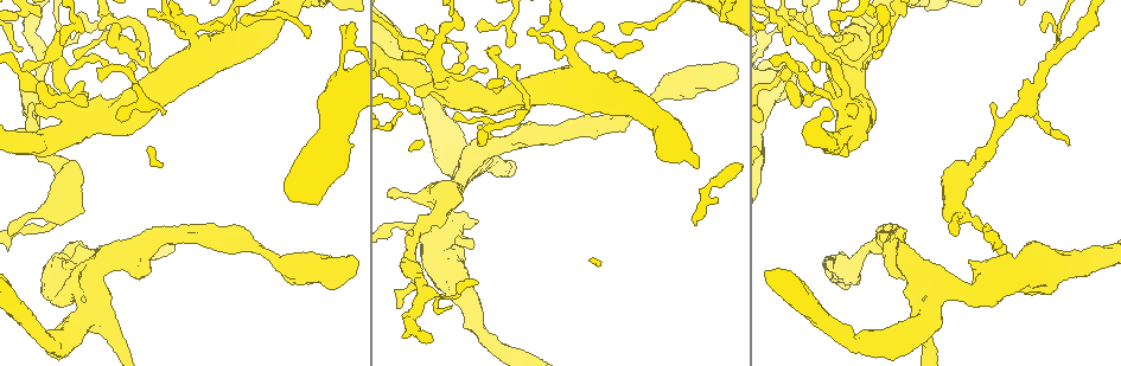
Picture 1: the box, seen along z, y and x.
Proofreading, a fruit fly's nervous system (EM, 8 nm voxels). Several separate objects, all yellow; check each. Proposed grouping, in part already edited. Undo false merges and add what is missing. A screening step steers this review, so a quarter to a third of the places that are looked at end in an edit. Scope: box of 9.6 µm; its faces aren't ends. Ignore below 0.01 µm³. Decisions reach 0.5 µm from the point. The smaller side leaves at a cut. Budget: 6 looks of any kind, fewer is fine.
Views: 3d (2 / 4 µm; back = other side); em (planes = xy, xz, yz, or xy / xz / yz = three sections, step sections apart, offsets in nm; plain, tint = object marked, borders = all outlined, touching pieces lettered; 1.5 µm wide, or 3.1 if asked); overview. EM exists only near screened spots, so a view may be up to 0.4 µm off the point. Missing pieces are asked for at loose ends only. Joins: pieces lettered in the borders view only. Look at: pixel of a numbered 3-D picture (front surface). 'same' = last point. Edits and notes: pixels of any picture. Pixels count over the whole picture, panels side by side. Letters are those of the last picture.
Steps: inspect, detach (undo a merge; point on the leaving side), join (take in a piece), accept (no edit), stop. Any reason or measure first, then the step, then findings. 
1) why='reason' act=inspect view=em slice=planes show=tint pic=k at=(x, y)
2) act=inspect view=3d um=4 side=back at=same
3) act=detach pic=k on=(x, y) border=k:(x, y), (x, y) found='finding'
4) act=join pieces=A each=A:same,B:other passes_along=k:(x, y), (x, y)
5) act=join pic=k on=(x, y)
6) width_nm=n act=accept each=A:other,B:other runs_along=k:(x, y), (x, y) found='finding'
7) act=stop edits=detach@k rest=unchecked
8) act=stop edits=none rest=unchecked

why='stops while still wide' act=inspect view=em slice=xy step=8 show=tint pic=1 at=(476, 222)

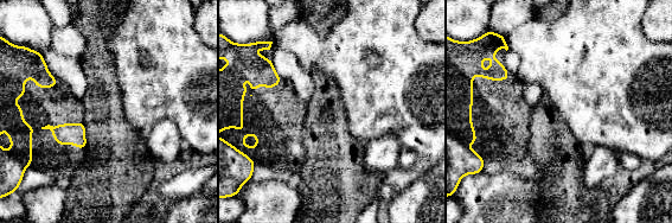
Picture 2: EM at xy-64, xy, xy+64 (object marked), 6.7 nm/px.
why='cut it another way' act=inspect view=em slice=planes show=borders at=same

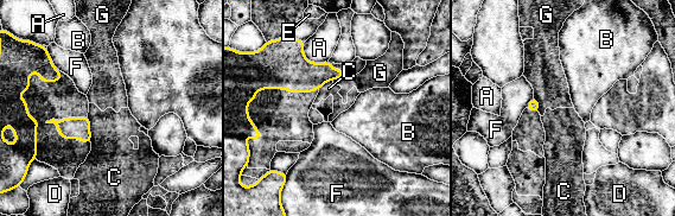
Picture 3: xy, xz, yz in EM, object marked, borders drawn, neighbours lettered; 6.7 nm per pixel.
longest_contact=A:220nm act=accept each=A:other,B:other,C:other,D:other,E:other,F:other,G:other found='none of them fits'

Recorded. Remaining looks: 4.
why='thick end' act=inspect view=3d um=4 side=back pic=1 at=(138, 275)

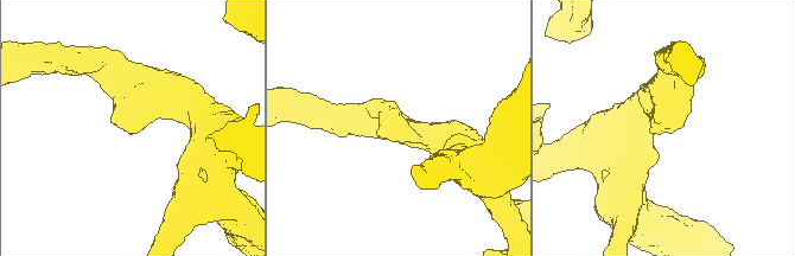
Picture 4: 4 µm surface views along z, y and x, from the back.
why='now the EM' act=inspect view=em slice=planes show=borders pic=4 at=(651, 131)

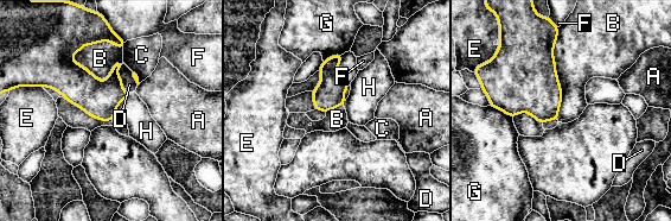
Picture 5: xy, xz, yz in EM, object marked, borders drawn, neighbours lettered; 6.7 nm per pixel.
width_nm=200 longest_contact=B:360nm act=accept each=A:other,B:other,C:other,D:other,E:other,F:other,G:other,H:other found='none of them fits'

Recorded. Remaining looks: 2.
why='tapers out' act=inspect view=em slice=planes show=borders pic=1 at=(94, 21)

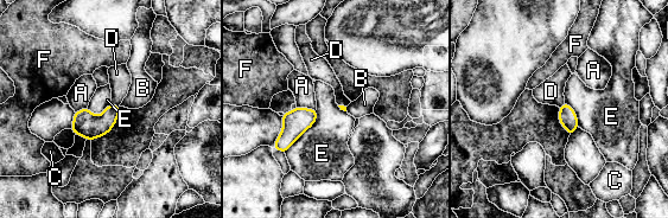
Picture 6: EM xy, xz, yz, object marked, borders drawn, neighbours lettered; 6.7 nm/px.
act=accept each=A:other,B:other,C:other,D:other,E:other,F:other border=6:(317, 109), (317, 120), (285, 153) found='no lettered piece goes on from it'

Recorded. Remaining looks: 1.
act=stop edits=none rest=unchecked

